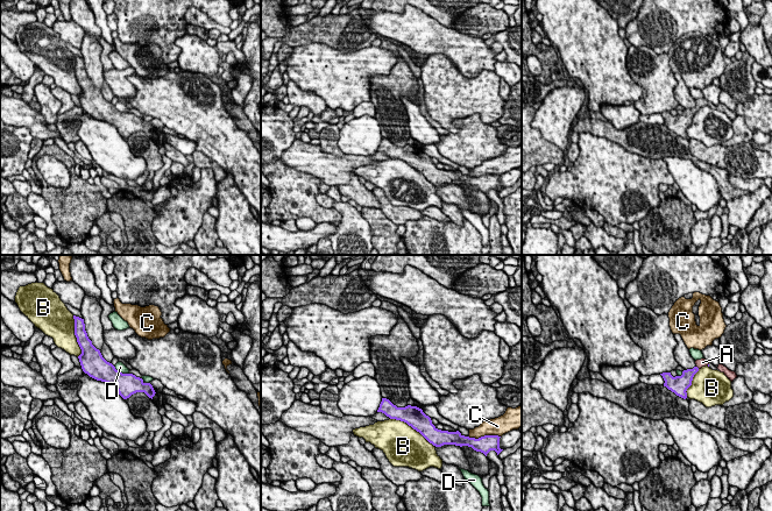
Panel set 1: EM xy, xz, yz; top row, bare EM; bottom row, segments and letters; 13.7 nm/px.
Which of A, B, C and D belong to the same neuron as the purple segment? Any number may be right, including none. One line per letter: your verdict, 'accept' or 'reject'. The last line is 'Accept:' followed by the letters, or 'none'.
A: accept
B: reject
C: reject
D: reject
Accept: A

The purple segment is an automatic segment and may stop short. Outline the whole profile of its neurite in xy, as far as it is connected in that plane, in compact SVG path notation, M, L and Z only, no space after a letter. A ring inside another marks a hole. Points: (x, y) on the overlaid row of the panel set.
M73 315L75 335L82 349L78 356L82 369L90 377L113 385L119 395L127 399L136 392L144 392L153 399L155 390L150 383L144 383L142 378L133 374L122 374L115 367L107 362L99 349L97 349L88 339L85 331L84 319Z

